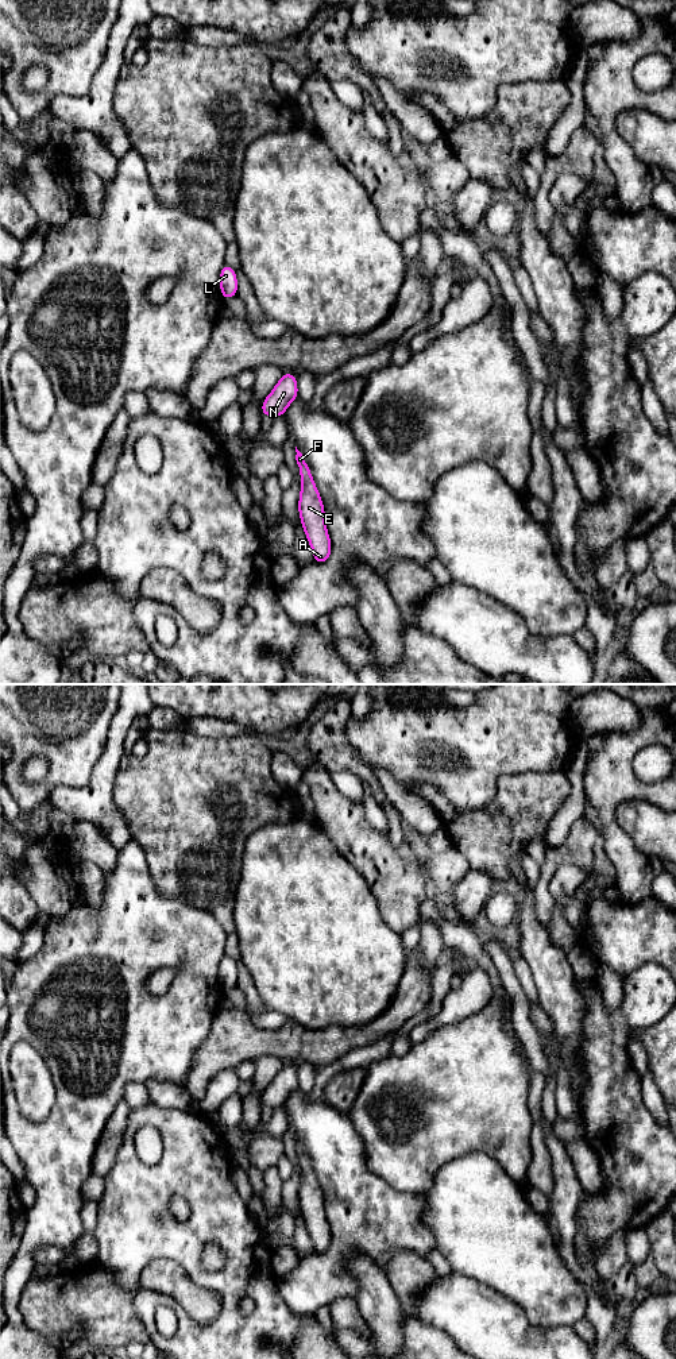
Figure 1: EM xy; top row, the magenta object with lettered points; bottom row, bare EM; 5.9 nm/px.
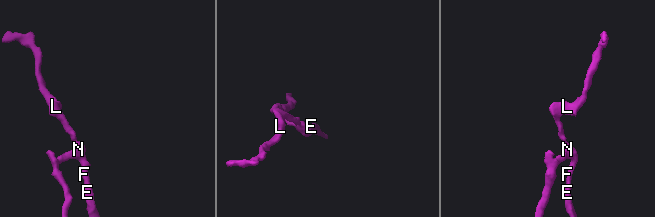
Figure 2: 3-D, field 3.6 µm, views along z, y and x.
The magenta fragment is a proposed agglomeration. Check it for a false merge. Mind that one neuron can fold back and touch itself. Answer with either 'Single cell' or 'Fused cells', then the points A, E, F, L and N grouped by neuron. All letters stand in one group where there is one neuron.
Single cell. Groups: A E F L N

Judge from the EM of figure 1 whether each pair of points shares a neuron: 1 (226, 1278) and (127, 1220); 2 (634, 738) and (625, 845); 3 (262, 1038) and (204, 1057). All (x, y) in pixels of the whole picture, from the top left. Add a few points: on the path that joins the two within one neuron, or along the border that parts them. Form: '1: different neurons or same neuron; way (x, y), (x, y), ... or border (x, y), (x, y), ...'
1: same neuron; way (201, 1274), (163, 1236), (151, 1232)
2: same neuron; way (611, 765), (607, 782), (607, 818)
3: same neuron; way (247, 1042), (230, 1042), (219, 1051)

